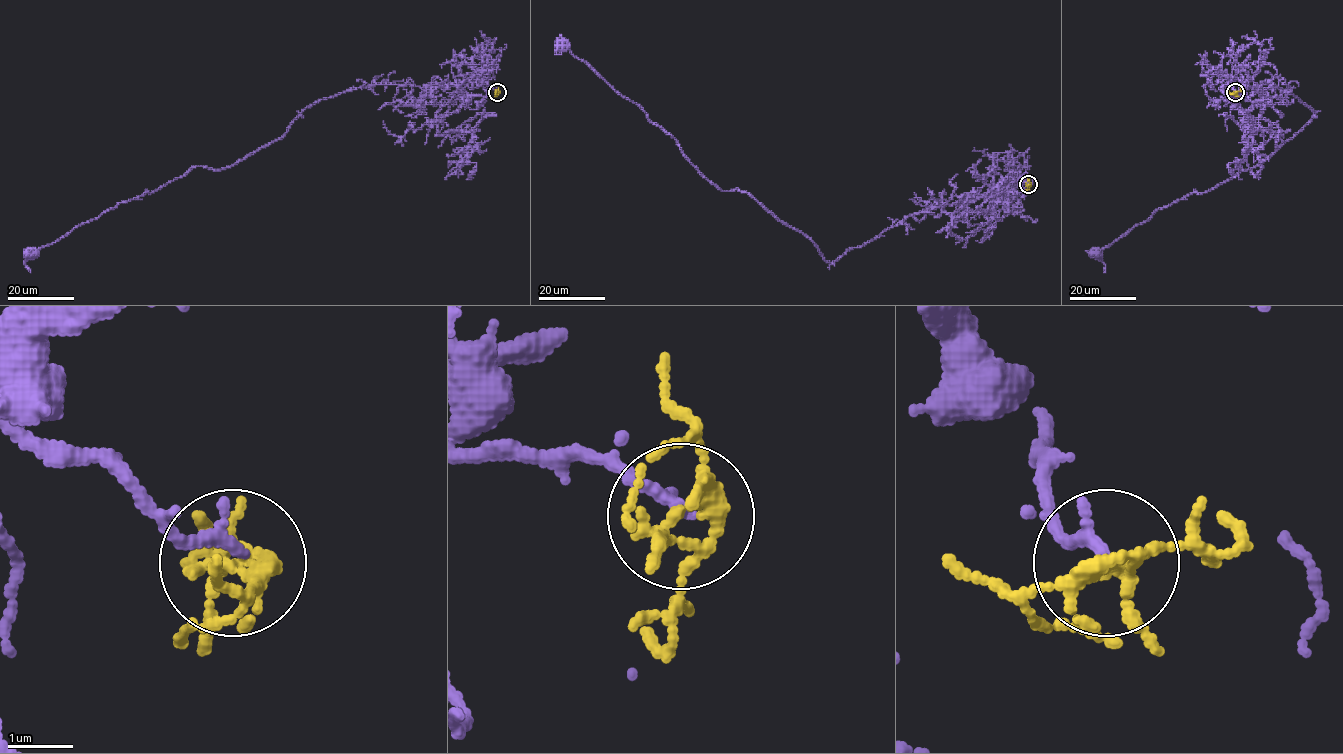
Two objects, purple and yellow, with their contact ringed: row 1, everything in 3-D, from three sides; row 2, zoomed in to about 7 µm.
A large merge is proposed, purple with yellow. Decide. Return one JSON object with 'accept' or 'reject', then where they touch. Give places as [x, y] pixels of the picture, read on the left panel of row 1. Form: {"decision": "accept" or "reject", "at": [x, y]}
{"decision": "accept", "at": [497, 92]}

